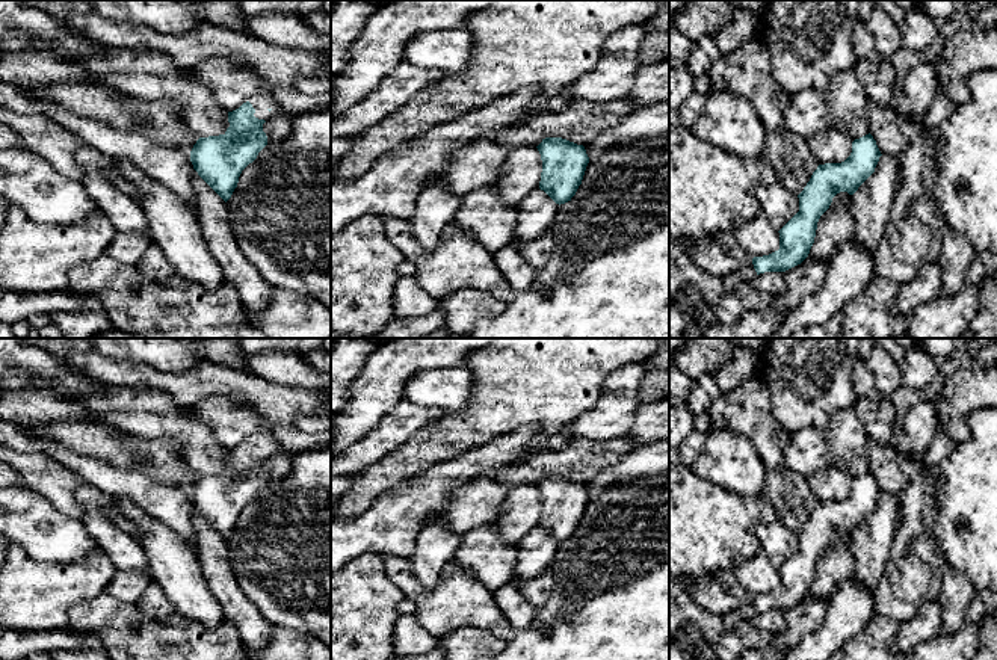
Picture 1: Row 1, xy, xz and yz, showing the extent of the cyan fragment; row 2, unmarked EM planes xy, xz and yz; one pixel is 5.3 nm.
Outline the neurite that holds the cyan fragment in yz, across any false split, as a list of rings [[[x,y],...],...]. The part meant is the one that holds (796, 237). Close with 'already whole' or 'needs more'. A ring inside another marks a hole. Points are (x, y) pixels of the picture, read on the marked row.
[[[869,133],[852,142],[850,156],[841,163],[819,165],[804,190],[798,195],[799,211],[778,231],[779,249],[763,257],[754,257],[751,264],[742,264],[727,254],[715,240],[680,239],[681,248],[702,270],[724,278],[739,272],[746,281],[764,272],[786,272],[801,264],[814,243],[817,222],[840,192],[853,195],[875,172],[881,151]]]; needs more

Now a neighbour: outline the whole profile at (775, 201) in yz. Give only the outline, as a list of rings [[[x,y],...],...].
[[[779,181],[761,184],[754,190],[760,213],[779,231],[798,211],[799,198],[790,193]]]

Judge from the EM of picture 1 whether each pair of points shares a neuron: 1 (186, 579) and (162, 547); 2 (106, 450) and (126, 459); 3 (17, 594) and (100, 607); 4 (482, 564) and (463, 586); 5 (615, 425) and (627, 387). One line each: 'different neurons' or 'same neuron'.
1: same neuron
2: same neuron
3: different neurons
4: different neurons
5: same neuron

